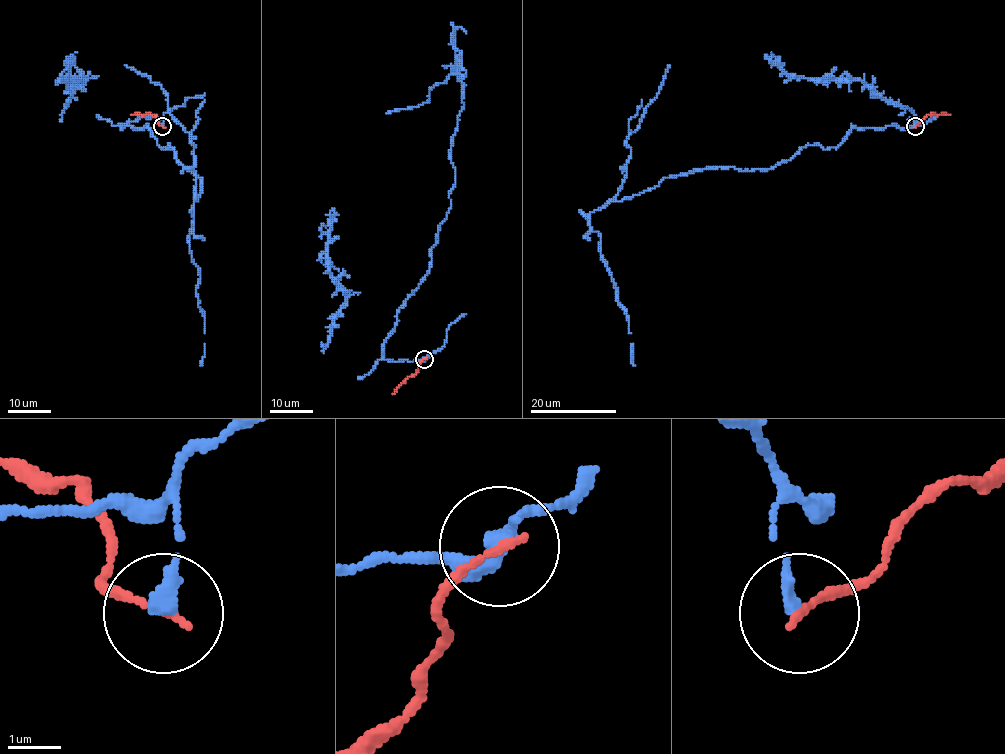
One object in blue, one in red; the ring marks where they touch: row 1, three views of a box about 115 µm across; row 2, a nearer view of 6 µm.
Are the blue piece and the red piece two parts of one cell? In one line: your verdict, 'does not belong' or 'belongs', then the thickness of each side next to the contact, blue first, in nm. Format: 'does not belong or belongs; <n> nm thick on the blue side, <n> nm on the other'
does not belong; 260 nm thick on the blue side, 150 nm on the other

